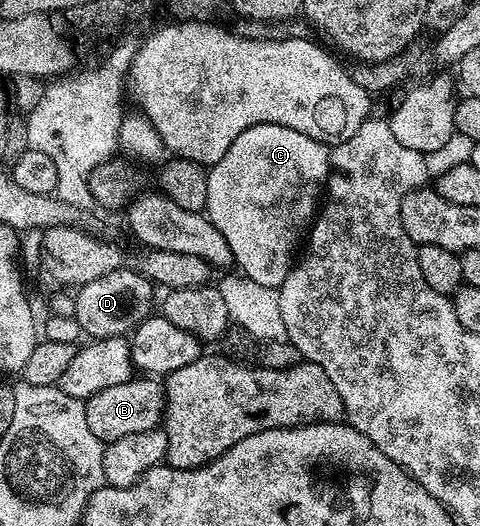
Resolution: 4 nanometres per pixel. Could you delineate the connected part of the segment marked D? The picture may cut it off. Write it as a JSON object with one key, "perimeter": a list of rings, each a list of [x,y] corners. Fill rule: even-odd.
{"perimeter":[[[124,266],[113,270],[109,274],[101,274],[101,278],[93,278],[93,282],[78,285],[75,297],[75,315],[74,318],[80,324],[80,330],[84,337],[91,340],[104,340],[105,338],[113,338],[114,336],[126,337],[134,332],[137,325],[148,316],[152,315],[154,306],[157,304],[157,296],[155,300],[156,289],[153,287],[147,277],[136,272],[134,267]]]}

